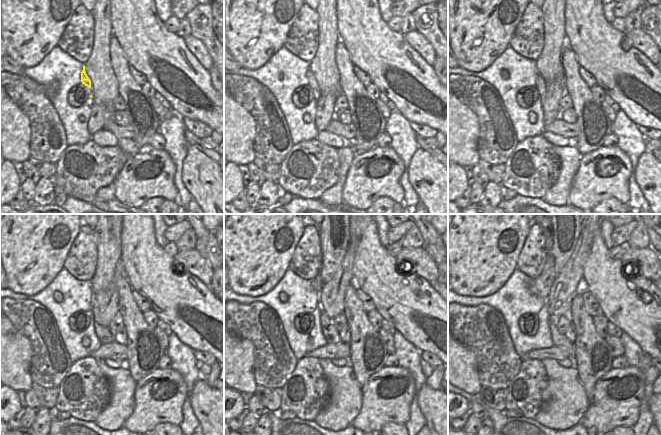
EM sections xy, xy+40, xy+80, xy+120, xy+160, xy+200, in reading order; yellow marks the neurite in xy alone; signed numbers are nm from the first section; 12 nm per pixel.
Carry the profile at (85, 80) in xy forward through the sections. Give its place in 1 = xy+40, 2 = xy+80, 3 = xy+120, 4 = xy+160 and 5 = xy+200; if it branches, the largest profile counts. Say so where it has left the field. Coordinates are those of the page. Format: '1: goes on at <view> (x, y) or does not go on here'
1: goes on at xy+40 (313, 84)
2: goes on at xy+80 (540, 84)
3: goes on at xy+120 (103, 332)
4: goes on at xy+160 (331, 335)
5: goes on at xy+200 (559, 340)

